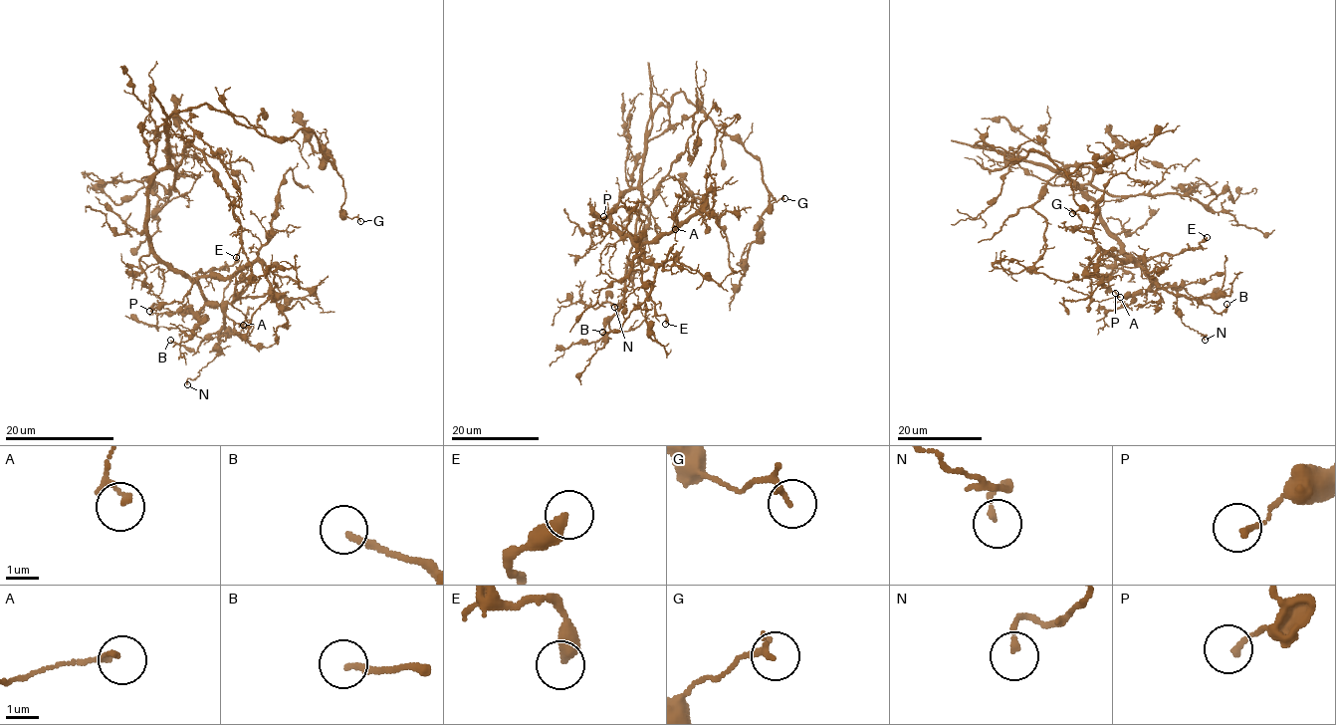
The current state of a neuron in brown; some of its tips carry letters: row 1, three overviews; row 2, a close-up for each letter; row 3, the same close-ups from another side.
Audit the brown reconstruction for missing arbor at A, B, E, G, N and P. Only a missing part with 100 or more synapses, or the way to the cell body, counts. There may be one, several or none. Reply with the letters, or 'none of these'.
none of these

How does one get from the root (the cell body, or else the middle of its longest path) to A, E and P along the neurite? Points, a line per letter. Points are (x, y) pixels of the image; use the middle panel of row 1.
A: (644, 156), (641, 182), (615, 204), (609, 221), (635, 243), (657, 241), (704, 200), (680, 203), (675, 229)
E: (644, 156), (641, 182), (615, 204), (609, 221), (640, 251), (644, 291), (665, 324)
P: (644, 156), (641, 182), (615, 204), (609, 221), (638, 240), (641, 219), (633, 208), (617, 207), (603, 216)

